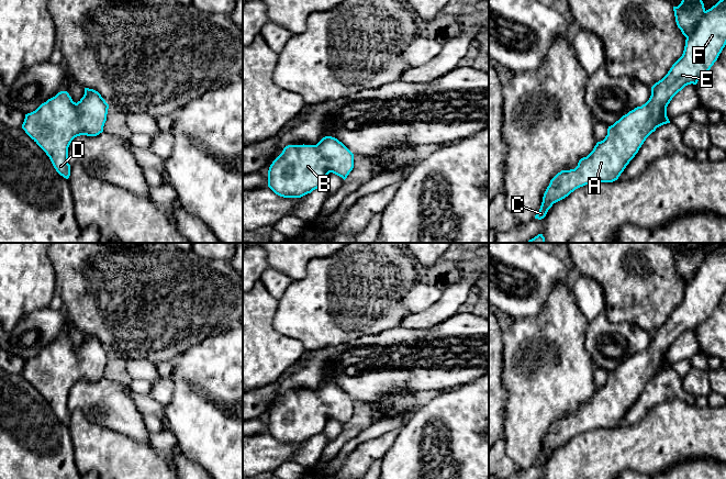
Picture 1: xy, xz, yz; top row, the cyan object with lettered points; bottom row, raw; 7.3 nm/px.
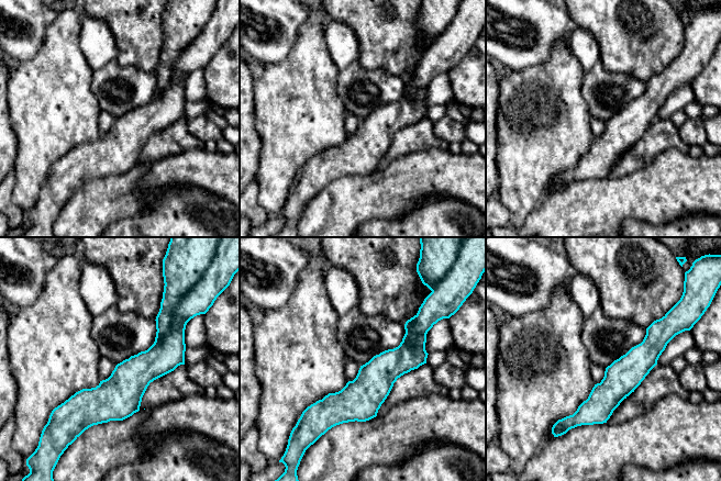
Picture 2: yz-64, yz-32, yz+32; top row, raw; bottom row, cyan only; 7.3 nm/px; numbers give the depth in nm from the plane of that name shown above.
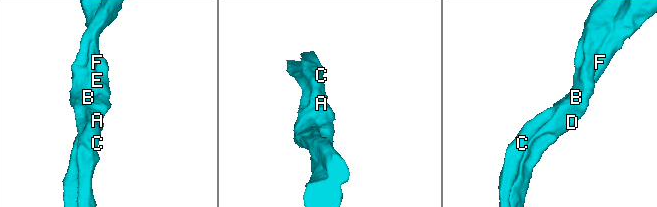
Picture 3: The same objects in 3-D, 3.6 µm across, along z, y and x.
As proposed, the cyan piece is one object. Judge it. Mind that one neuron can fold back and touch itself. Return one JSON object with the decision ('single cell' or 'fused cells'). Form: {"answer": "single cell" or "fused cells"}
{"answer": "single cell"}

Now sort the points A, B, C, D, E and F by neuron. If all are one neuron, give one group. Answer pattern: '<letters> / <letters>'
A B C D E F

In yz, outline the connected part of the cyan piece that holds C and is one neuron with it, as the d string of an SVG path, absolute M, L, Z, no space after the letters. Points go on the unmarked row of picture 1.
M682 243L681 249L673 253L673 257L677 271L686 283L682 302L672 311L668 320L651 333L651 342L645 350L629 357L608 372L605 385L597 388L593 397L581 404L574 415L561 416L550 426L535 465L544 465L554 449L565 445L580 433L617 426L646 385L657 374L670 369L667 353L672 344L685 332L696 331L717 307L726 291L726 243L708 256L704 254L702 243Z

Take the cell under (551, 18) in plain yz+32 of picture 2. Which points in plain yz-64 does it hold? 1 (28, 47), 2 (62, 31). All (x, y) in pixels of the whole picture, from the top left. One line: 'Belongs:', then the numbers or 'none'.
Belongs: 1

